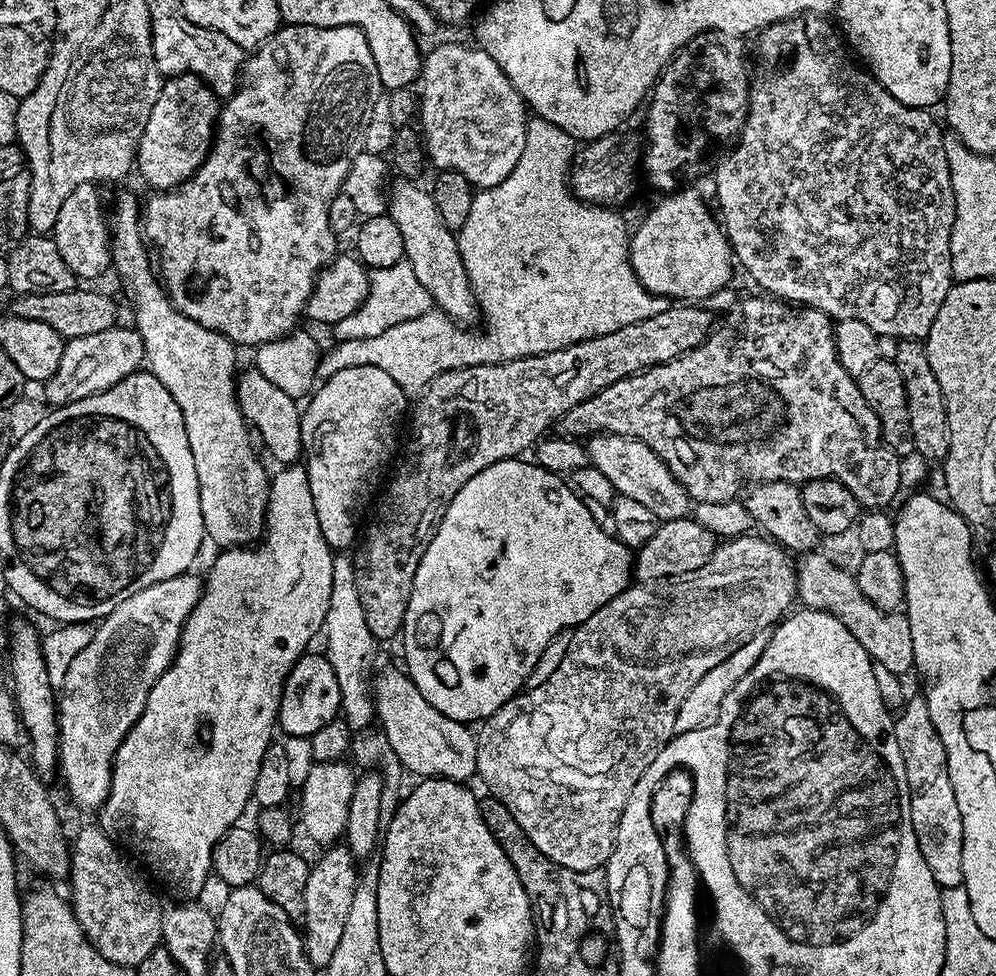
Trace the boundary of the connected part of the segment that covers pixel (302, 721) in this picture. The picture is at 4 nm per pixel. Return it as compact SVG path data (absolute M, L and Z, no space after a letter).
M309 650L294 662L284 683L280 699L278 728L288 736L312 737L322 726L341 715L341 697L338 677L333 666L324 654Z

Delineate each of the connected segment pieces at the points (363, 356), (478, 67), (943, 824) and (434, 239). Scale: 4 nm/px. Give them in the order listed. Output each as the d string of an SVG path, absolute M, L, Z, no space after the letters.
M400 325L387 329L385 335L375 338L348 339L333 343L332 348L322 352L319 357L317 379L322 382L329 380L339 370L349 366L374 365L385 370L394 382L402 386L404 392L416 394L423 391L440 373L485 363L481 344L475 338L458 340L457 325L422 325Z
M440 44L429 56L427 53L423 57L424 97L421 95L418 100L418 120L424 123L422 139L431 167L433 164L433 169L462 174L473 189L479 190L498 186L498 182L518 166L518 158L522 158L522 150L526 150L530 109L510 78L506 78L502 66L498 66L486 50L469 44Z
M916 694L901 710L900 716L898 712L894 723L898 750L902 754L906 770L910 794L910 822L914 826L914 838L918 838L918 850L922 850L922 858L926 858L926 866L930 866L934 882L941 889L953 888L964 882L962 814L958 810L958 798L954 798L946 750L942 746L942 738L938 738L938 730L934 730L934 722L930 720L930 710L923 695Z
M434 207L395 208L391 209L390 215L394 222L398 222L398 231L402 233L404 259L414 270L418 282L426 286L432 296L433 305L437 309L441 308L449 316L449 321L459 322L461 325L477 319L476 299L468 281L466 266L460 257L457 233L450 231L446 222L442 222L442 214L438 214Z

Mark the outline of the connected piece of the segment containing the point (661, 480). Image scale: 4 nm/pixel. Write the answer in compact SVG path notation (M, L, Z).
M601 432L599 436L587 437L586 447L591 467L602 470L602 474L606 474L610 486L614 486L617 494L626 498L634 498L634 502L646 506L646 510L650 510L650 514L654 514L661 522L669 519L670 473L666 462L662 462L662 458L658 458L658 454L654 450L650 450L650 446L646 446L646 442L622 434Z

